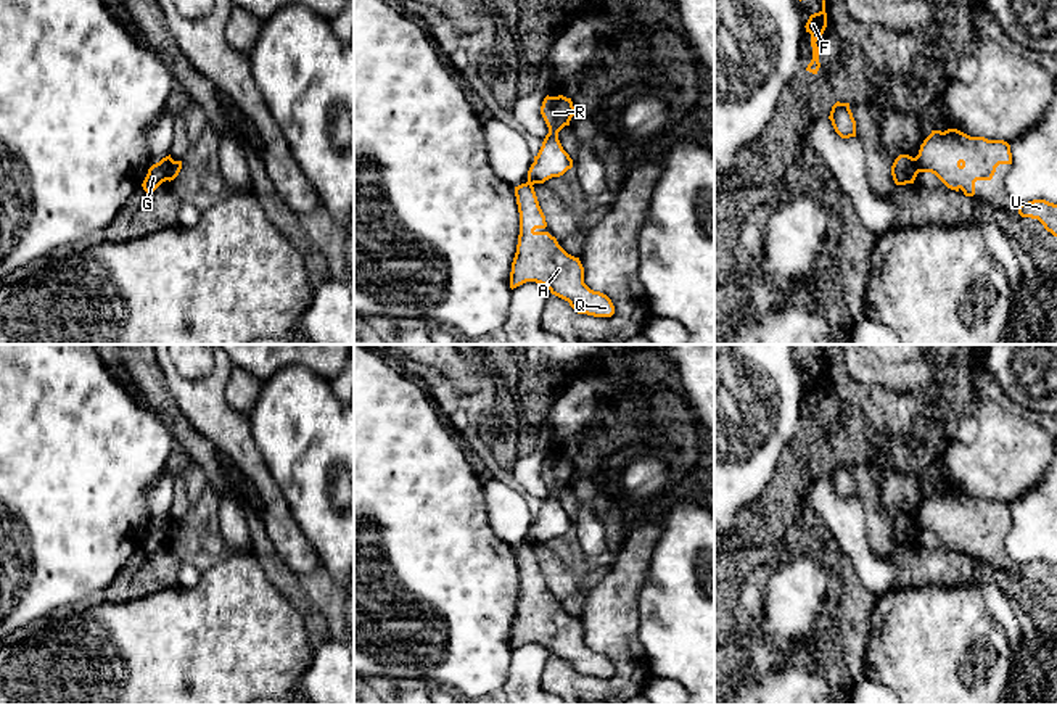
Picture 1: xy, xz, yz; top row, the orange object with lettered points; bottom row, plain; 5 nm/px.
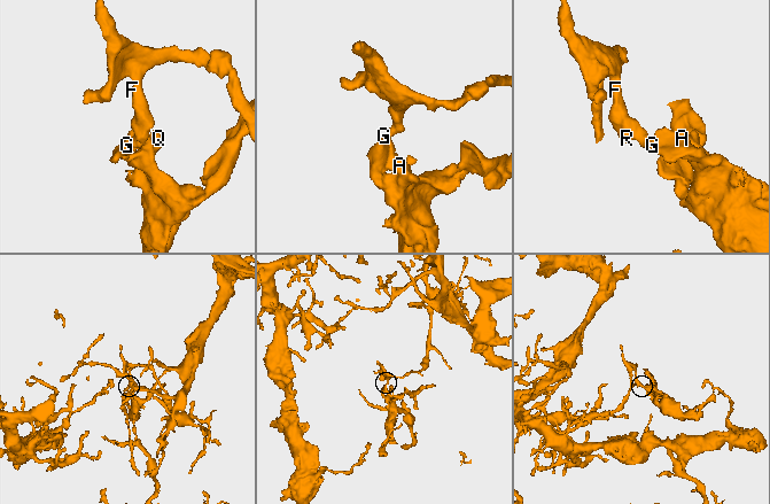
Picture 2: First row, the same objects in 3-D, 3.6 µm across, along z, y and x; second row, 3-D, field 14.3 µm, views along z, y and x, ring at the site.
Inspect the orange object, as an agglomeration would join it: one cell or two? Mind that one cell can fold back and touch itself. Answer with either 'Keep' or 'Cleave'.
Cleave

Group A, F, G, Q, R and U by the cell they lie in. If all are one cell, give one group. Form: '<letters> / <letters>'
A G Q U / F R

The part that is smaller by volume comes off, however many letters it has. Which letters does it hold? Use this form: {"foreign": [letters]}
{"foreign": ["A", "G", "Q", "U"]}

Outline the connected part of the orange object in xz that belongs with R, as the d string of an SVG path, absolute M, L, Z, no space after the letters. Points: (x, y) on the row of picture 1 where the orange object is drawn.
M547 95L542 101L541 114L549 127L549 134L545 135L542 146L528 171L528 182L533 185L544 183L552 177L560 177L573 167L573 159L558 140L558 132L565 126L570 126L571 118L574 116L571 98L563 95Z

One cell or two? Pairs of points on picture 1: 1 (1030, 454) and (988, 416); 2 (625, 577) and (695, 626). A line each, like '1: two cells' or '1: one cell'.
1: one cell
2: two cells

